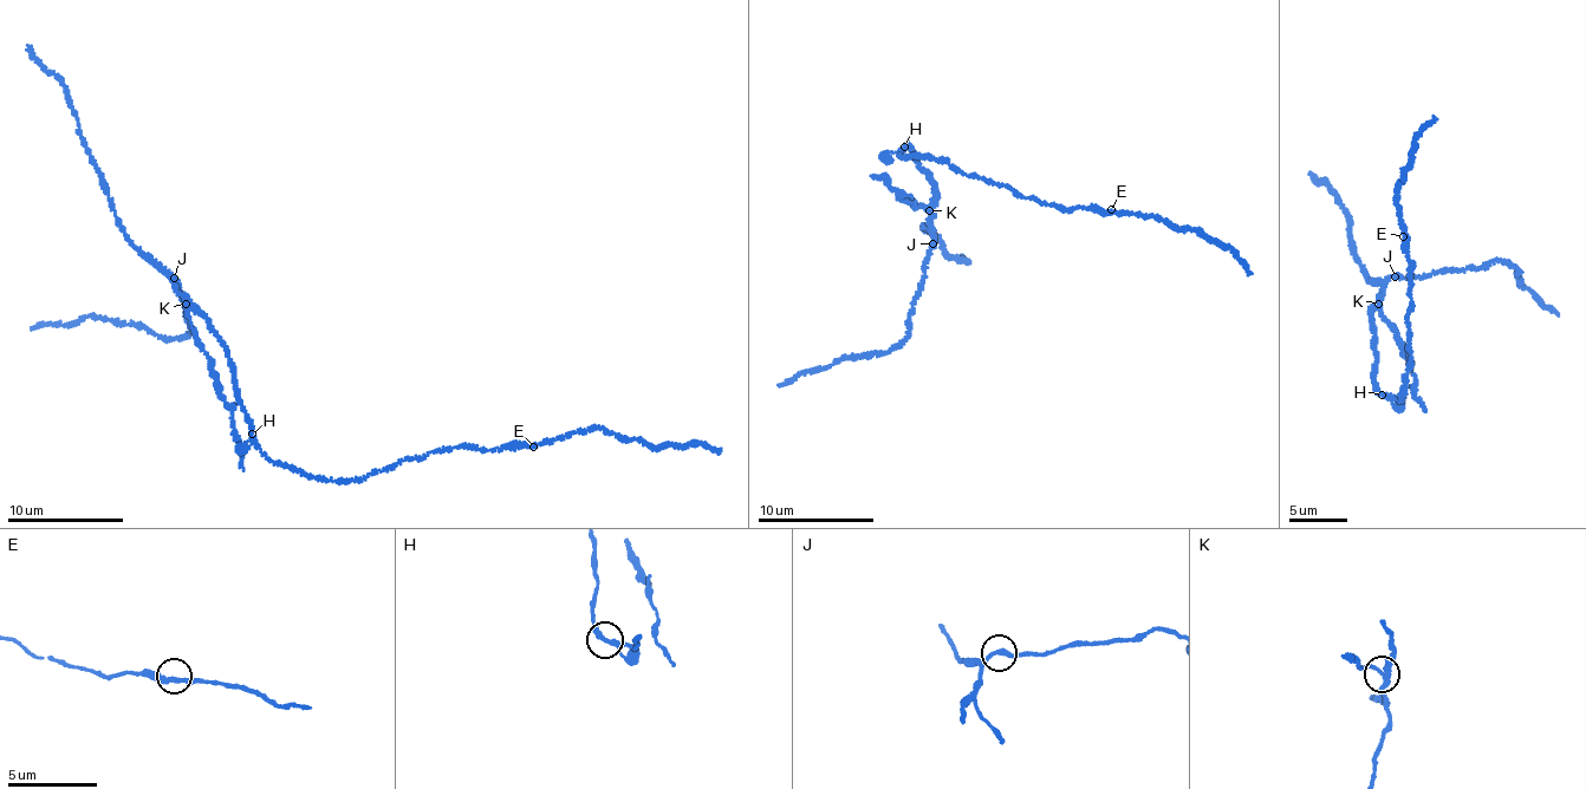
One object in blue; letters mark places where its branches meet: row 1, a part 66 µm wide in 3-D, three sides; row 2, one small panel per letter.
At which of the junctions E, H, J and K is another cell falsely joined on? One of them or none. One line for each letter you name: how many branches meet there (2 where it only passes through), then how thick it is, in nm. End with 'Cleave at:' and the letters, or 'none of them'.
K: Branches: 3. Thickness 200 nm
Cleave at: K

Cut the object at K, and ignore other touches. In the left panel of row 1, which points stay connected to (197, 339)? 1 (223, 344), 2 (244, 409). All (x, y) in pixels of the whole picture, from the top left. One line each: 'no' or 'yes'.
1: no
2: no

